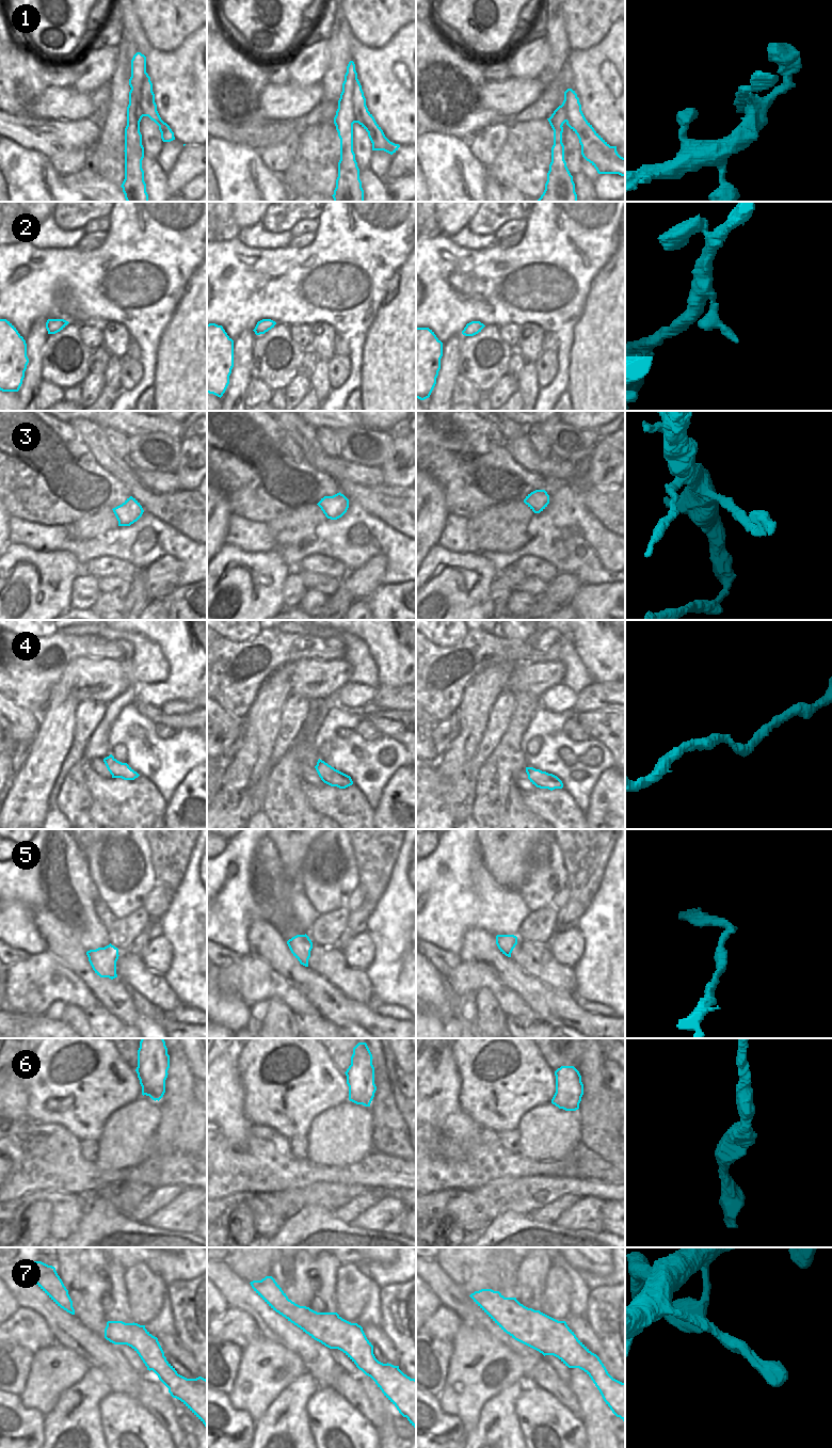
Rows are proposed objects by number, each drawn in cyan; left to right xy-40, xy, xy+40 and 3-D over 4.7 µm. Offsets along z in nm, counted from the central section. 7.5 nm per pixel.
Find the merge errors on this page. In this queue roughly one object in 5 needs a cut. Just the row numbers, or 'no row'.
1

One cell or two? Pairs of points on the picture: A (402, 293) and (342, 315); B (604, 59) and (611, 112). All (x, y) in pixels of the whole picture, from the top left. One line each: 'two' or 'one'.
A: two
B: one

